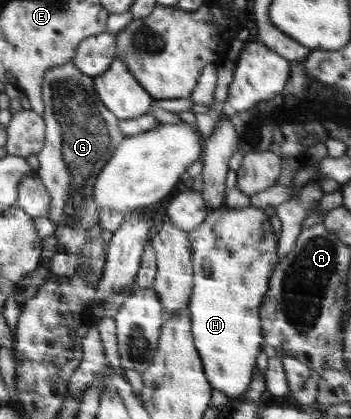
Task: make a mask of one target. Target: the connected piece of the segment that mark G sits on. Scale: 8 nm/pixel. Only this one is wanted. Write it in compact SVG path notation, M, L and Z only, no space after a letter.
M75 59L47 73L44 85L46 99L46 146L38 153L39 176L48 187L54 205L49 218L57 227L56 237L61 250L78 258L91 243L90 230L99 224L100 210L95 187L103 166L125 141L118 116L99 99L95 81L85 75Z

